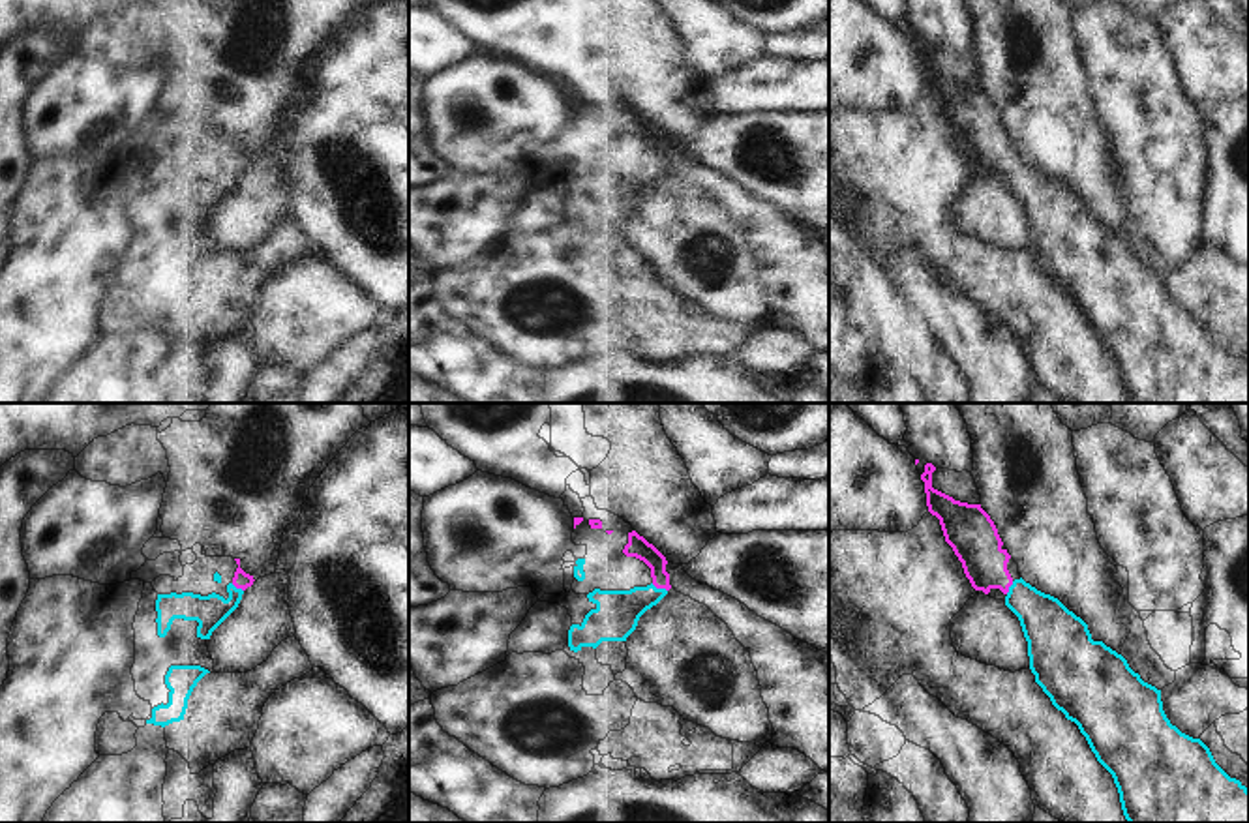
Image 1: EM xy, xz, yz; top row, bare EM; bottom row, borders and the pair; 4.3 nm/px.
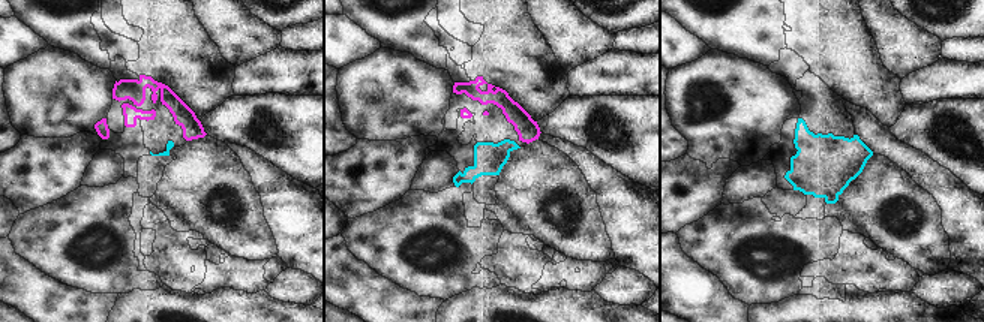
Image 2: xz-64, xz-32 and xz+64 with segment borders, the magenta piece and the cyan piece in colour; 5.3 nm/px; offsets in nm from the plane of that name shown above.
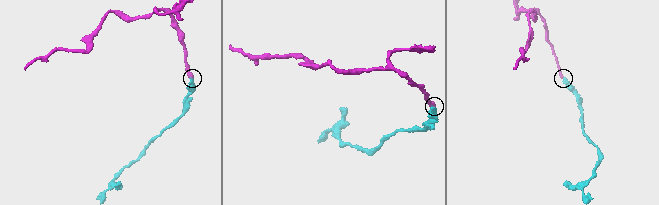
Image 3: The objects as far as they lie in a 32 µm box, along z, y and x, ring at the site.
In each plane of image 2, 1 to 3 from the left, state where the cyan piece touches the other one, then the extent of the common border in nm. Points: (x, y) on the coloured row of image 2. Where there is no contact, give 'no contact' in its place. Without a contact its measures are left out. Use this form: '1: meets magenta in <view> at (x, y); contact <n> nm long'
1: no contact
2: no contact
3: no contact

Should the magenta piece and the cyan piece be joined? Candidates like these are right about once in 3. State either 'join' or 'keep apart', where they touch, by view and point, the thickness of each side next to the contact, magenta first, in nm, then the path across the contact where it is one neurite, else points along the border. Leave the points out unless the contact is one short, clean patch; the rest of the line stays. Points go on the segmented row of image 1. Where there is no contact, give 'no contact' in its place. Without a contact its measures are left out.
join; meets magenta in xz at (659, 587); 90 nm thick on the magenta side, 190 nm on the other; runs through xz (638, 546), (657, 565), (659, 587), (616, 617)

